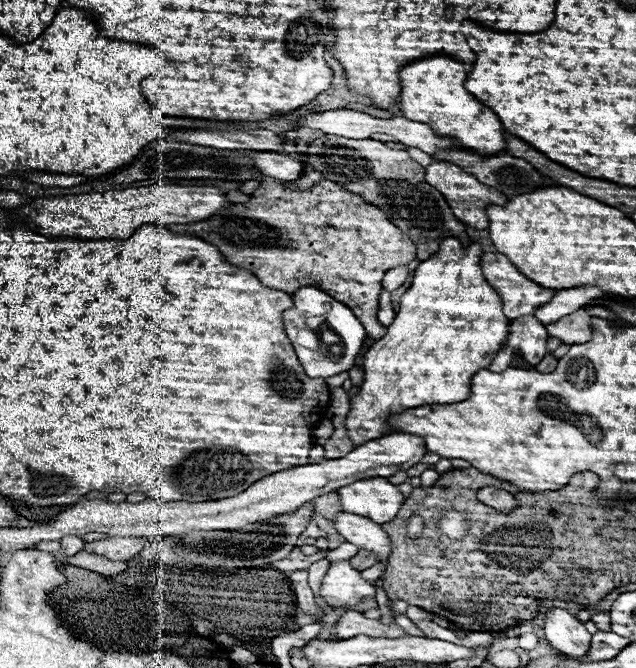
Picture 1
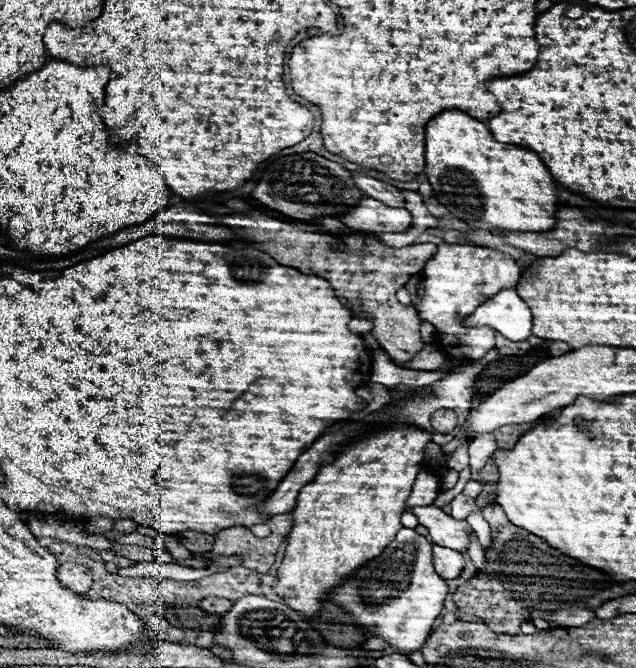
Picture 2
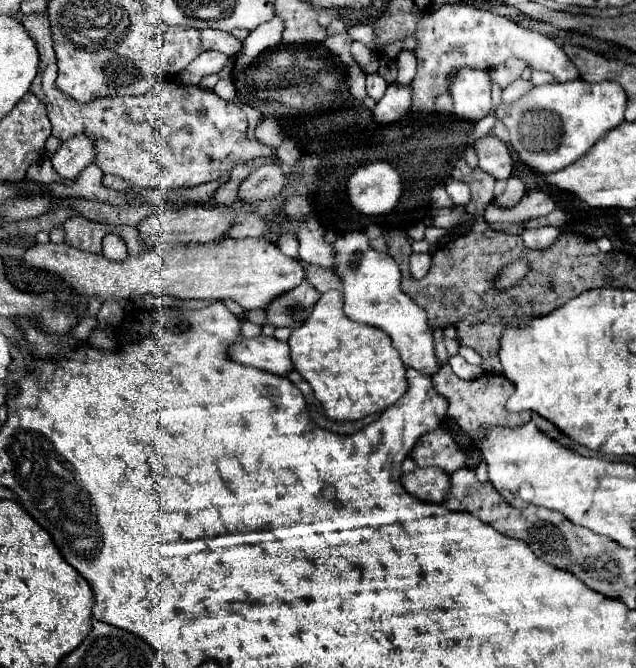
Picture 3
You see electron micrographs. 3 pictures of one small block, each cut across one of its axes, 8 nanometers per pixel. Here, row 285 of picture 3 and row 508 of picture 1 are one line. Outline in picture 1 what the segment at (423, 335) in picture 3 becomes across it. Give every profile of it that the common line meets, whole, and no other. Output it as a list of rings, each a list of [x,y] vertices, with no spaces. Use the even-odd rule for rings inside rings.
[[[368,478],[352,482],[338,490],[344,512],[366,516],[376,524],[392,522],[404,502],[398,486],[386,478]]]

